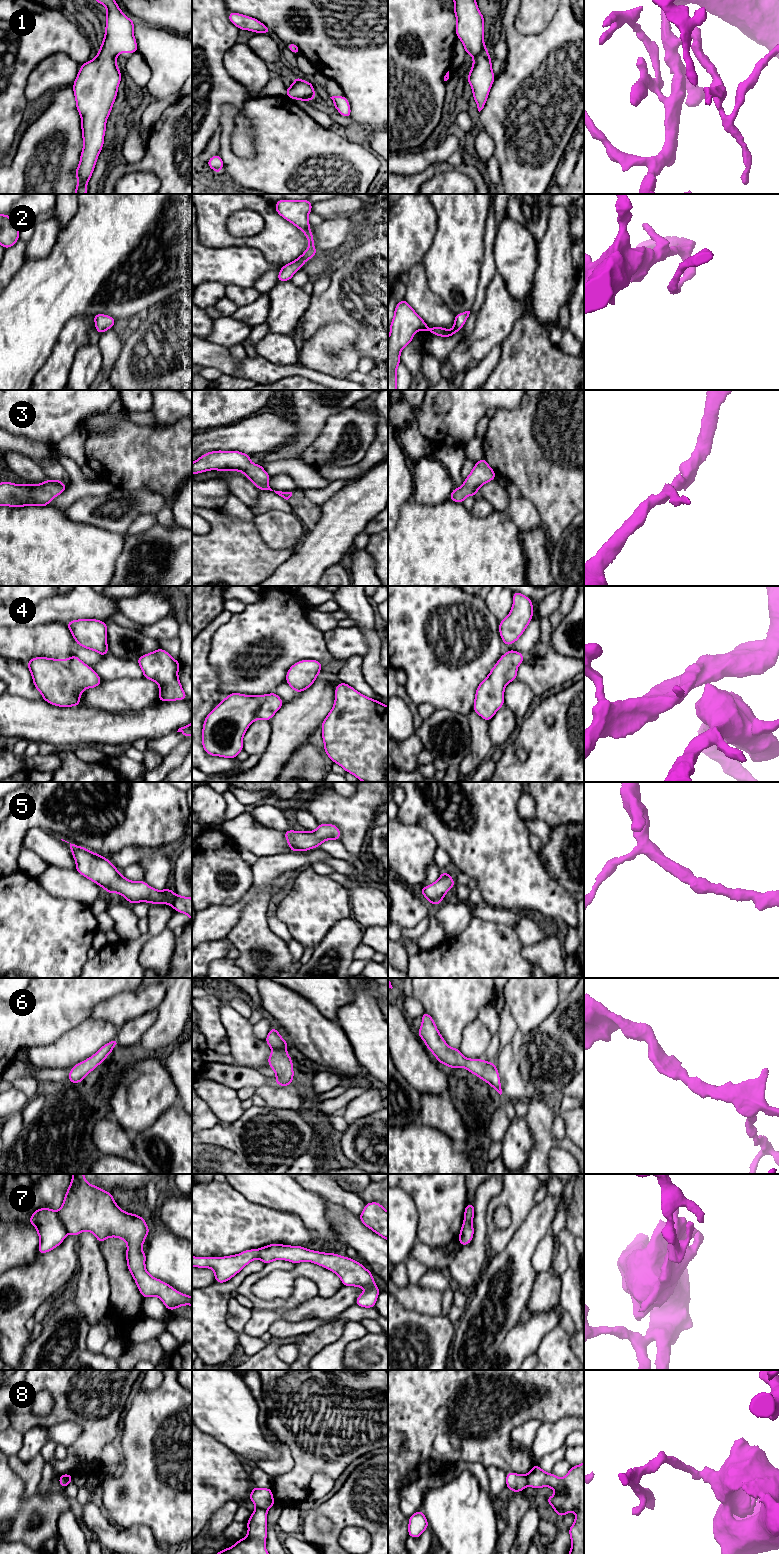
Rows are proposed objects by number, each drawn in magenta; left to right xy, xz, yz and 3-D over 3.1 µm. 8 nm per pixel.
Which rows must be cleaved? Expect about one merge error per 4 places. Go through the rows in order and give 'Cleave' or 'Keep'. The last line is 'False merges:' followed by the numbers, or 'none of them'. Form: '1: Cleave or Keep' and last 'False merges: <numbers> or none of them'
1: Keep
2: Keep
3: Keep
4: Keep
5: Keep
6: Keep
7: Cleave
8: Cleave
False merges: 7, 8

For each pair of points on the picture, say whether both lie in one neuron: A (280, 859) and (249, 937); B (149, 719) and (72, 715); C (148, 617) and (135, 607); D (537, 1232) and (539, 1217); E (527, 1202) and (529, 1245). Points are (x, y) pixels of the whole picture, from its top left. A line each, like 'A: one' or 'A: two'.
A: one
B: one
C: one
D: one
E: two

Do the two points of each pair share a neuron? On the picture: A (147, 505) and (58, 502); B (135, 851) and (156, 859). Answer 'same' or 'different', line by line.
A: different
B: different

